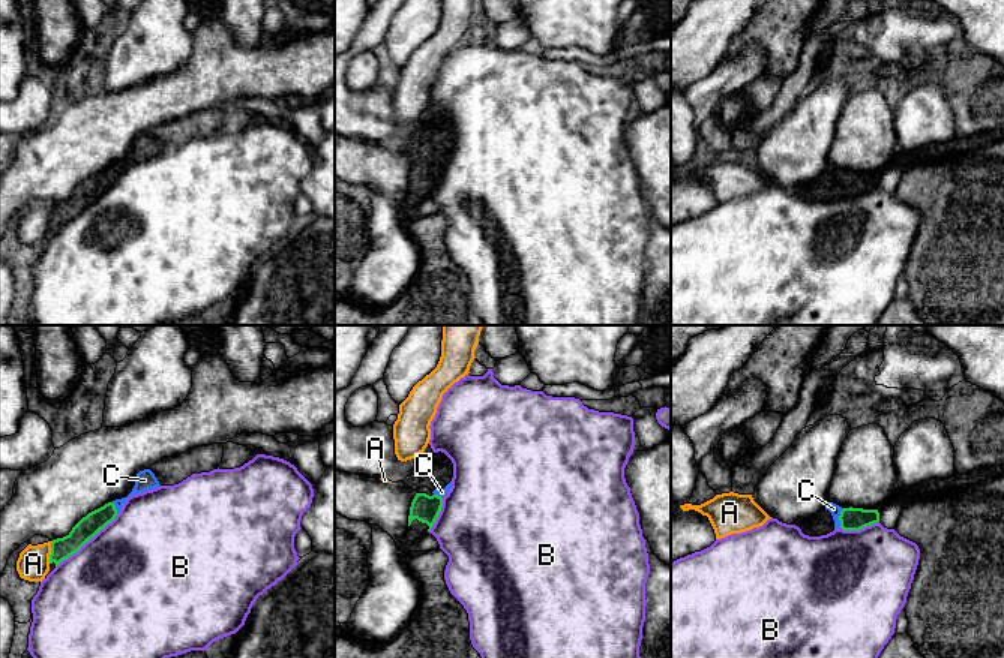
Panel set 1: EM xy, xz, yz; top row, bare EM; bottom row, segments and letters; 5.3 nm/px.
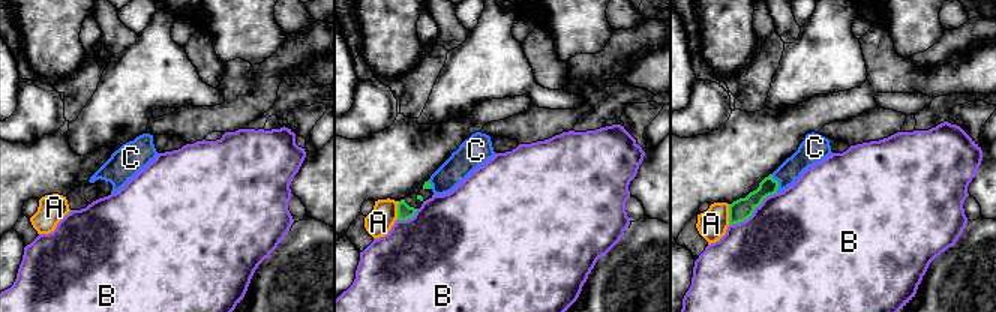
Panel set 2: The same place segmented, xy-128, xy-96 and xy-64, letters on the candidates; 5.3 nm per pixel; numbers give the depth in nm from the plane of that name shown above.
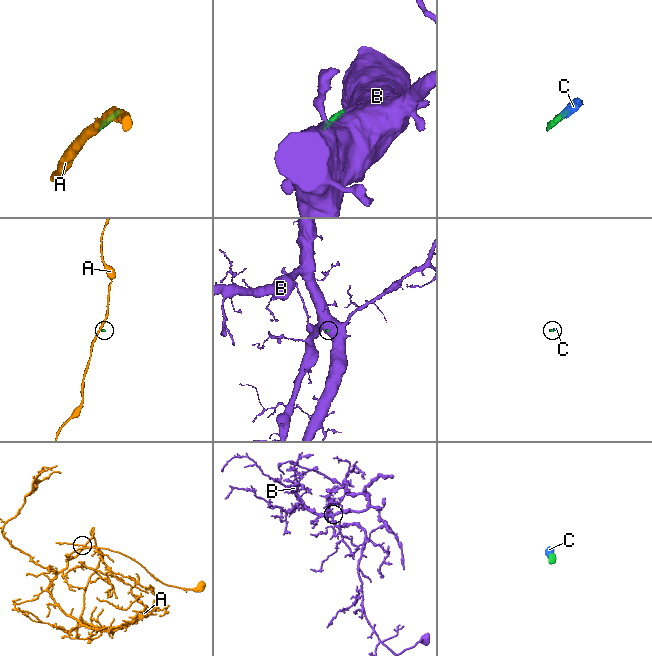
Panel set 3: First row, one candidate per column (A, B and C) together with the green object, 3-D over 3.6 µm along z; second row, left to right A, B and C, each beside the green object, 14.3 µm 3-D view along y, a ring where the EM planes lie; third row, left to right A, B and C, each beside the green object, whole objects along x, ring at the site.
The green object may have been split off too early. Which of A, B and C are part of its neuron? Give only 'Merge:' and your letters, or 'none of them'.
Merge: C

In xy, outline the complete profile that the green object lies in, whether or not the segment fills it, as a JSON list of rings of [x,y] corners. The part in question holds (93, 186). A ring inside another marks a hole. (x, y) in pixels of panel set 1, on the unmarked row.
[[[150,133],[140,135],[135,141],[135,150],[126,162],[116,163],[89,177],[72,192],[72,195],[66,201],[53,204],[48,238],[62,225],[77,217],[101,193],[104,193],[108,187],[111,187],[116,183],[116,180],[120,177],[123,168],[126,166],[129,160],[156,153],[159,150],[161,148],[158,142]]]

